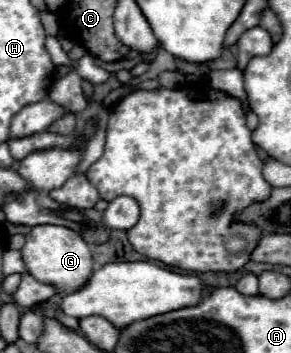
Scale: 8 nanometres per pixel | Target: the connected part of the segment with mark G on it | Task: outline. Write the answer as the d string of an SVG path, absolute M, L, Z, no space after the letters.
M55 225L33 227L33 231L25 237L21 253L27 265L27 273L31 273L41 283L53 285L61 293L79 291L93 273L93 257L89 245L83 241L81 235L75 235L75 231L67 227L55 227Z

